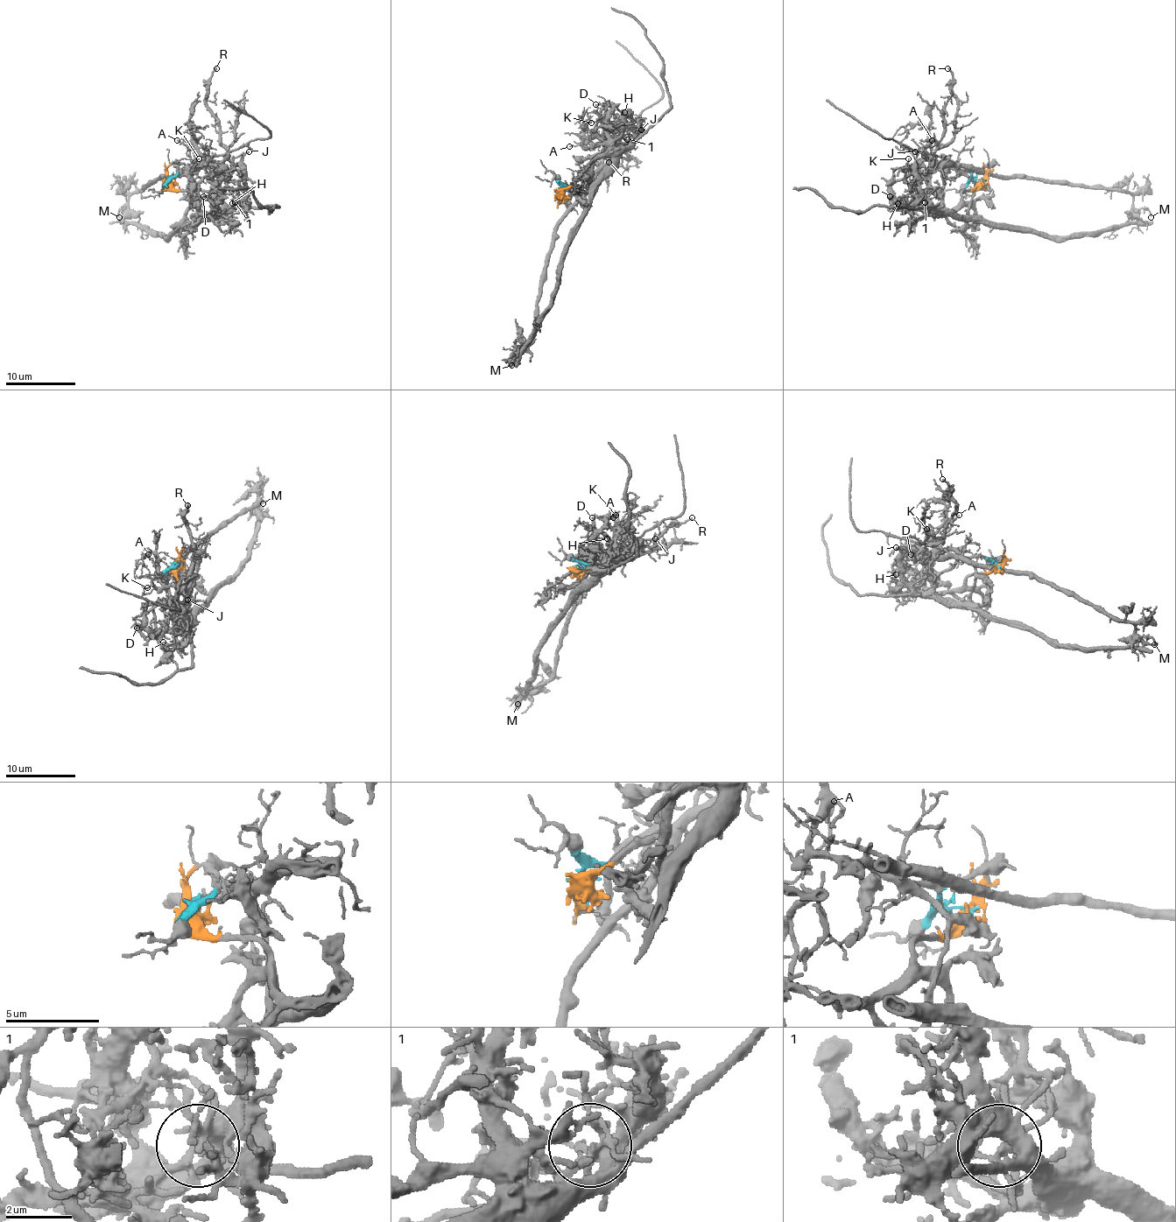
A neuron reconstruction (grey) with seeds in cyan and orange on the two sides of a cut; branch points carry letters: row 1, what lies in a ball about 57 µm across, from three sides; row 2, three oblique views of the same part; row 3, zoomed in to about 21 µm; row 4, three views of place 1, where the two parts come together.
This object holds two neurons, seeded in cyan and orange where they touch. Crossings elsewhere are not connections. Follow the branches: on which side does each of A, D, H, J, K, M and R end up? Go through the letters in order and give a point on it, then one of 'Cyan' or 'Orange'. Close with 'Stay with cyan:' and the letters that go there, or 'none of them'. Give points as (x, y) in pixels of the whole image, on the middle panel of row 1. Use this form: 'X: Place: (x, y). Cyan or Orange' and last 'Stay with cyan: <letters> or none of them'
A: Place: (569, 146). Cyan
D: Place: (595, 104). Orange
H: Place: (624, 112). Orange
J: Place: (641, 129). Orange
K: Place: (591, 122). Cyan
M: Place: (511, 365). Cyan
R: Place: (609, 162). Cyan
Stay with cyan: A, K, M, R

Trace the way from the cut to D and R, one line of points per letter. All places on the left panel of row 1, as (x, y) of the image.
D: (170, 178), (168, 181), (177, 190), (191, 190), (201, 211), (215, 213), (214, 204), (203, 195)
R: (170, 179), (205, 164), (217, 164), (224, 157), (219, 120), (207, 104), (208, 78), (215, 67)

